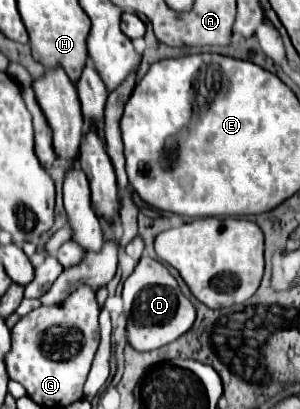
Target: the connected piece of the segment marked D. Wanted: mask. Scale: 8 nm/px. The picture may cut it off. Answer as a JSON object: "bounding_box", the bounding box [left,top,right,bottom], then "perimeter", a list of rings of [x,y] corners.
{"bounding_box":[122,255,196,351],"perimeter":[[[142,255],[134,273],[124,281],[122,299],[128,315],[128,341],[136,351],[152,351],[172,343],[184,335],[196,319],[194,305],[182,295],[176,279],[160,261],[148,255]]]}

